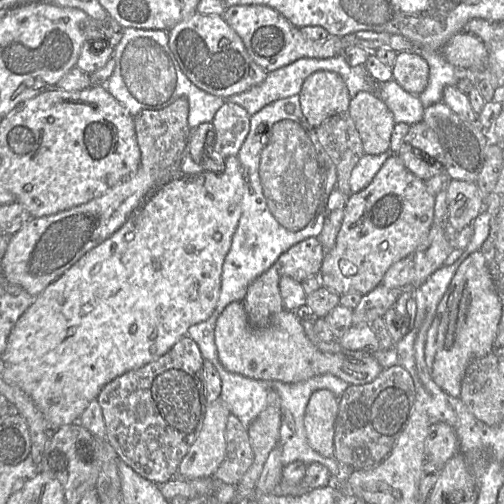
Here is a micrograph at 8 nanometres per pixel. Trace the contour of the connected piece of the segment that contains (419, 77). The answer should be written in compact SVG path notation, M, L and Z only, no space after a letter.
M398 52L392 67L392 79L410 94L419 96L428 84L428 63L418 54Z

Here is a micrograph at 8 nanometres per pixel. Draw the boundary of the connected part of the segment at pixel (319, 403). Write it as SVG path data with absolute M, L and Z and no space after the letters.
M329 390L315 391L307 404L304 426L309 445L326 458L334 457L334 431L339 399Z

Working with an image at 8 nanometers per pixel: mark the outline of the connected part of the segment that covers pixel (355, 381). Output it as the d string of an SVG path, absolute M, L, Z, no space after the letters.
M235 301L226 306L216 321L215 345L218 359L229 372L255 380L280 381L283 383L298 383L312 377L332 374L347 382L349 385L362 385L372 382L384 369L373 354L353 358L344 353L322 352L307 338L301 319L295 312L282 310L272 317L271 323L265 328L254 328L249 323L242 301Z

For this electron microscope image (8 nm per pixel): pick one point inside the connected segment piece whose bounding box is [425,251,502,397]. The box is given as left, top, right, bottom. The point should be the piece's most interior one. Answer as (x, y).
(465, 325)

